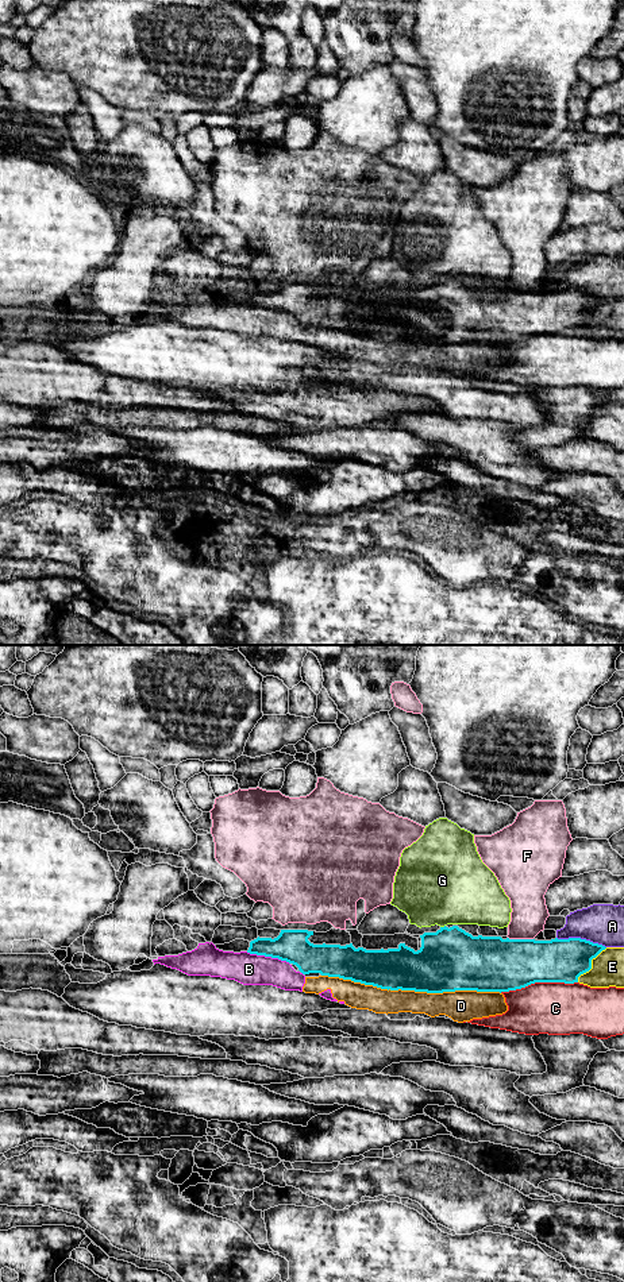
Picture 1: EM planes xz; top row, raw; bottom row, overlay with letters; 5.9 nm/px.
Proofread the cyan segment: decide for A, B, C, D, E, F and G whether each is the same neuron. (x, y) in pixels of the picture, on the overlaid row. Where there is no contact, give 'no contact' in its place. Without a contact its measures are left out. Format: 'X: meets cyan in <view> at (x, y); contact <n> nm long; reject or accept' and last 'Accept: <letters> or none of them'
A: meets cyan in xz at (580, 938); contact 300 nm long; reject
B: meets cyan in xz at (268, 956); contact 280 nm long; reject
C: meets cyan in xz at (538, 981); contact 460 nm long; reject
D: meets cyan in xz at (411, 989); contact 1050 nm long; reject
E: meets cyan in xz at (590, 965); contact 280 nm long; reject
F: meets cyan in xz at (520, 939); contact 150 nm long; reject
G: meets cyan in xz at (442, 927); contact 40 nm long; reject
Accept: none of them

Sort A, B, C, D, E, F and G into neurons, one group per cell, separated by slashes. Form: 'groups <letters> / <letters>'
groups A / B D / C / E / F / G

